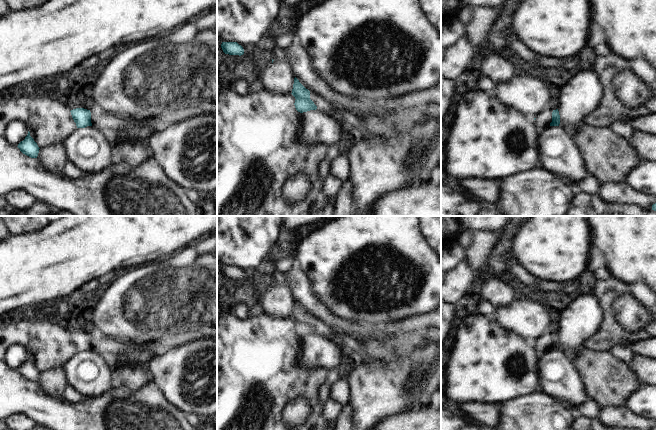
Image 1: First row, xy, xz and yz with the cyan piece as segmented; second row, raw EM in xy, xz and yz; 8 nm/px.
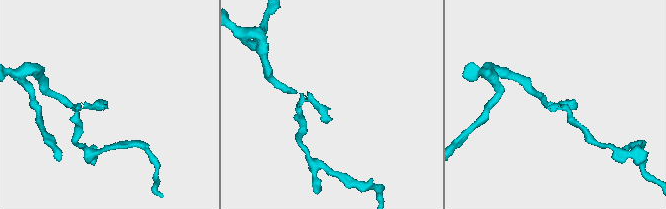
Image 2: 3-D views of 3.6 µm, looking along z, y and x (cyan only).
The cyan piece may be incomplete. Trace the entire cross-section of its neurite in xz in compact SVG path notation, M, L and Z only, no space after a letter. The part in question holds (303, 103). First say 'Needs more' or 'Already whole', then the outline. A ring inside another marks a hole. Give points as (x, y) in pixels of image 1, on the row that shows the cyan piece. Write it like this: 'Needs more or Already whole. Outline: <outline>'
Needs more. Outline: M296 77L294 78L291 94L296 99L294 105L298 112L303 113L318 109L321 112L330 114L337 120L339 124L341 124L342 121L345 120L354 128L358 129L361 132L363 138L372 137L372 135L367 131L367 128L363 122L359 121L349 113L341 113L332 110L322 98L306 89Z

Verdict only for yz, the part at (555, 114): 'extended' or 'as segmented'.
extended

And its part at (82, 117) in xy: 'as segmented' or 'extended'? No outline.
extended

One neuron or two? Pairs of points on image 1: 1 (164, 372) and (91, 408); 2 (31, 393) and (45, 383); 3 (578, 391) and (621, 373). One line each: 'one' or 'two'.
1: two
2: two
3: two

